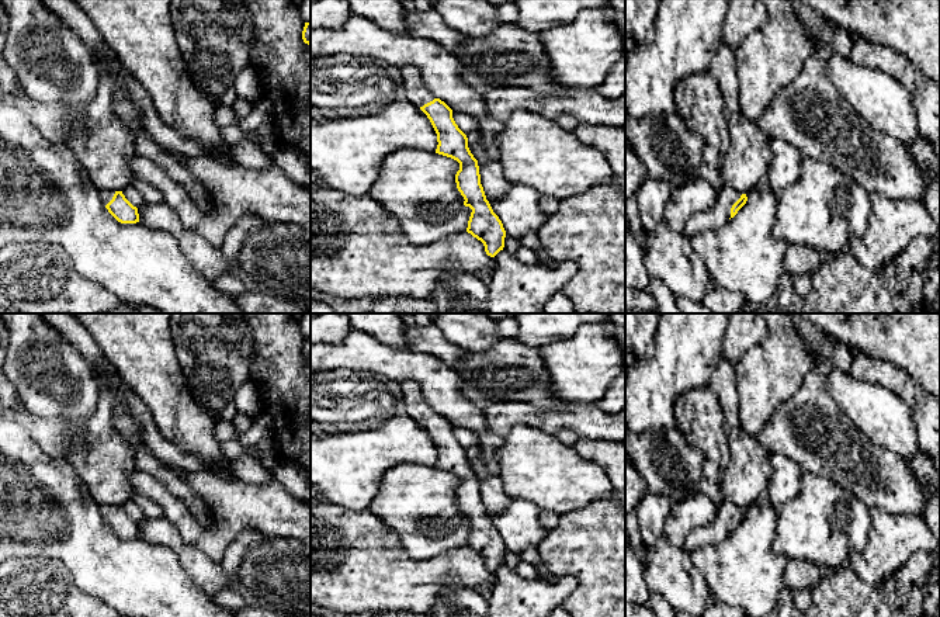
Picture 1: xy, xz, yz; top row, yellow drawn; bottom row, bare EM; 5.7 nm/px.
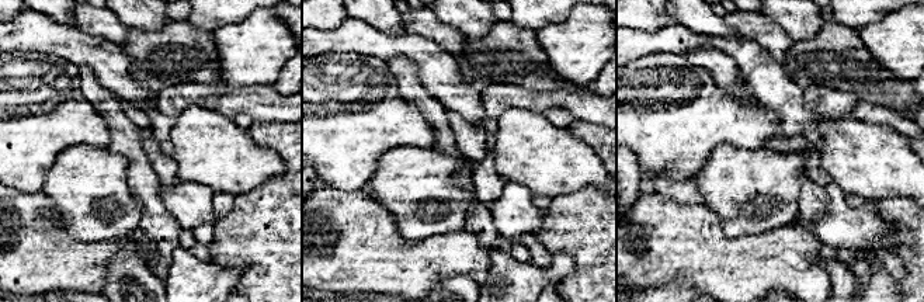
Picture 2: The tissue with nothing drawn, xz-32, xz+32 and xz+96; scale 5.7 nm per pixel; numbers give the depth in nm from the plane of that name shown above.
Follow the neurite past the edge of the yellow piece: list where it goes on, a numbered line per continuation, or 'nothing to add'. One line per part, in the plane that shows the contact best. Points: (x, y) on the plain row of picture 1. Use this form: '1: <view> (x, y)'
1: yz (717, 531)

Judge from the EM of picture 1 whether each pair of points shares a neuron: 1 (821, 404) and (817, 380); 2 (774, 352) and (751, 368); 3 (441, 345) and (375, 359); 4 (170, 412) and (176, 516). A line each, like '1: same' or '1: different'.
1: same
2: same
3: different
4: different

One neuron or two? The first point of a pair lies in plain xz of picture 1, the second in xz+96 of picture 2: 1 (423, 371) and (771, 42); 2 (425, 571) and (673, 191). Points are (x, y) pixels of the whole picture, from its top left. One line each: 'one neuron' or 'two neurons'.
1: two neurons
2: two neurons

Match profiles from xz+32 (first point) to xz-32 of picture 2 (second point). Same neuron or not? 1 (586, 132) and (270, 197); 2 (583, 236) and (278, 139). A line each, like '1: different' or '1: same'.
1: same
2: same

